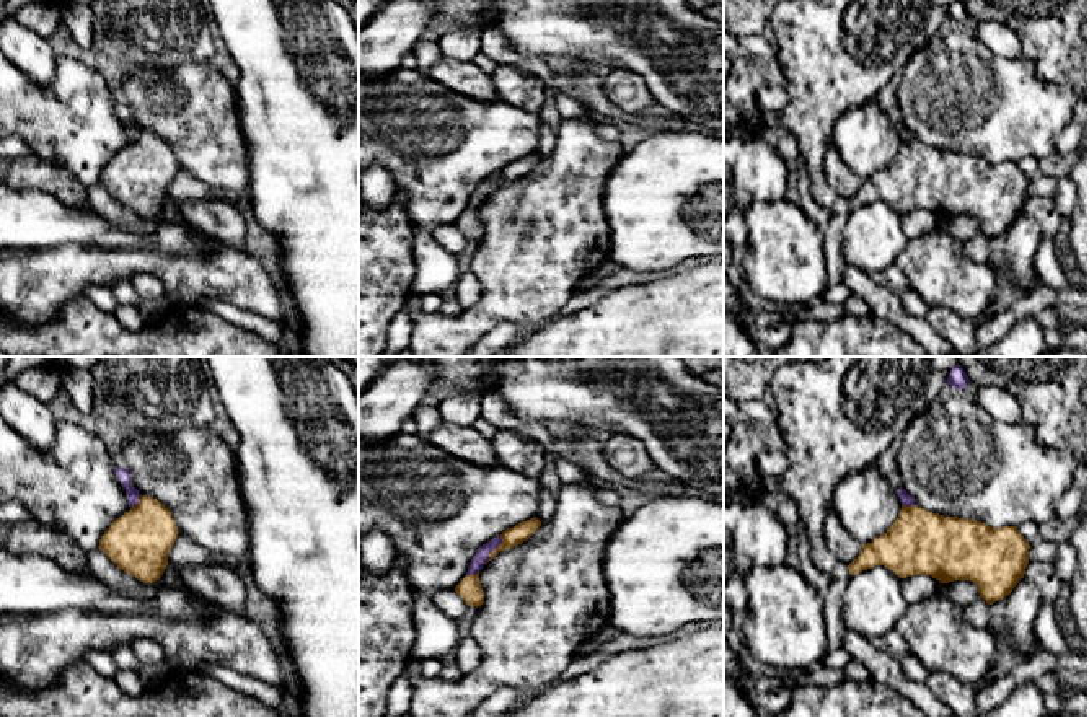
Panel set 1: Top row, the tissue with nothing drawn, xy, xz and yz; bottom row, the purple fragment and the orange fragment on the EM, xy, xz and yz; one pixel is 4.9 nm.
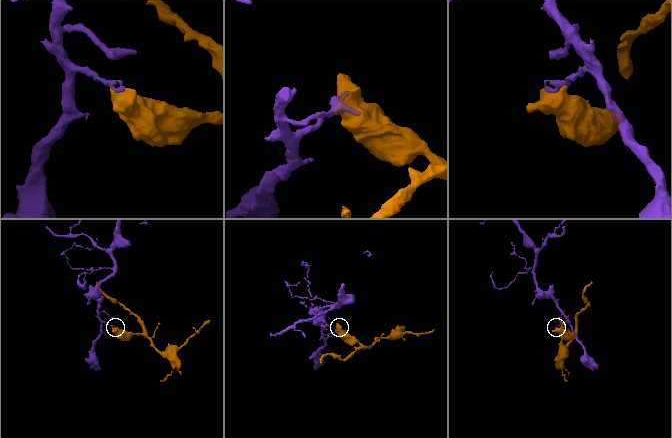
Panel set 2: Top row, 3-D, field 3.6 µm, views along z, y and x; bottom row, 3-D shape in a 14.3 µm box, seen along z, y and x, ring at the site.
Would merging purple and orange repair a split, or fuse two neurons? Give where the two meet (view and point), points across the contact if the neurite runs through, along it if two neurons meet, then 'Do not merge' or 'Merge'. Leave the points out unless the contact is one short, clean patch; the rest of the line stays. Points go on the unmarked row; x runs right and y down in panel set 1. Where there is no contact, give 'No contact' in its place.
Touches purple at xz (494, 183). Boundary: xz (501, 171), (501, 178), (484, 197). Do not merge

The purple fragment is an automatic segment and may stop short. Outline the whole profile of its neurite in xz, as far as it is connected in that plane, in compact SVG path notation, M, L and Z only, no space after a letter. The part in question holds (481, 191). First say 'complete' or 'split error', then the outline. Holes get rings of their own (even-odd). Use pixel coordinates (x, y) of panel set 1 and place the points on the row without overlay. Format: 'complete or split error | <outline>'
complete | M500 171L492 173L491 176L487 176L486 179L483 179L478 187L474 189L474 192L471 194L470 200L468 200L468 207L466 210L473 210L478 209L483 200L487 197L491 187L499 183L502 178Z

